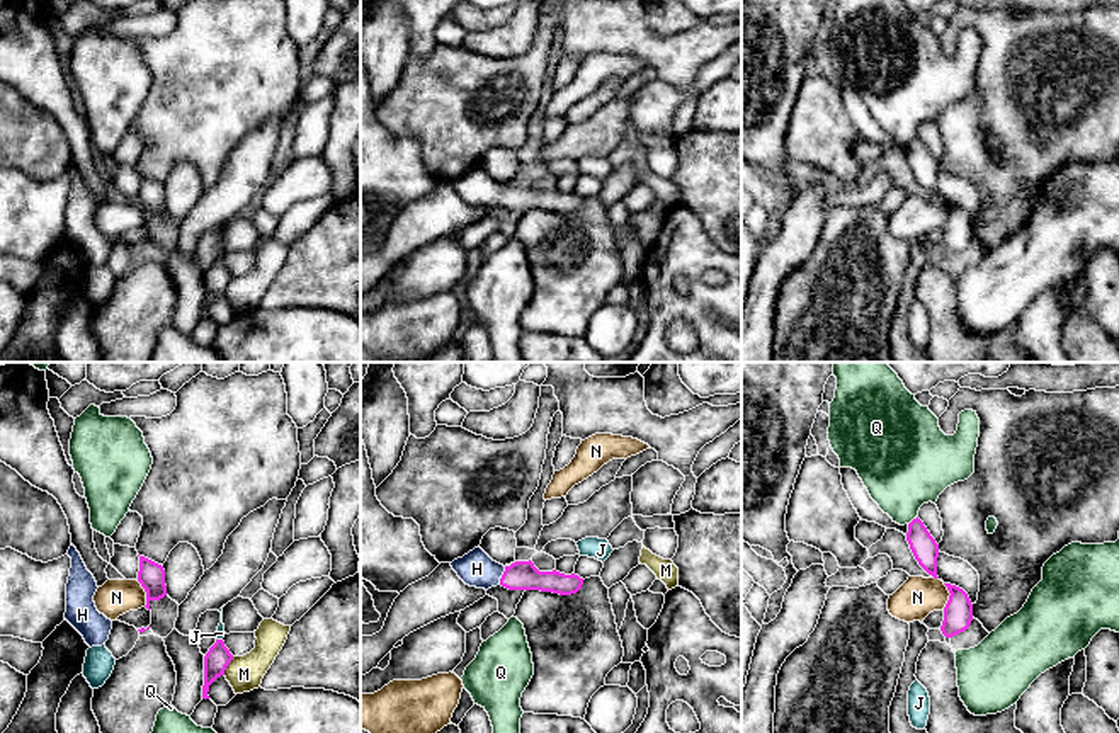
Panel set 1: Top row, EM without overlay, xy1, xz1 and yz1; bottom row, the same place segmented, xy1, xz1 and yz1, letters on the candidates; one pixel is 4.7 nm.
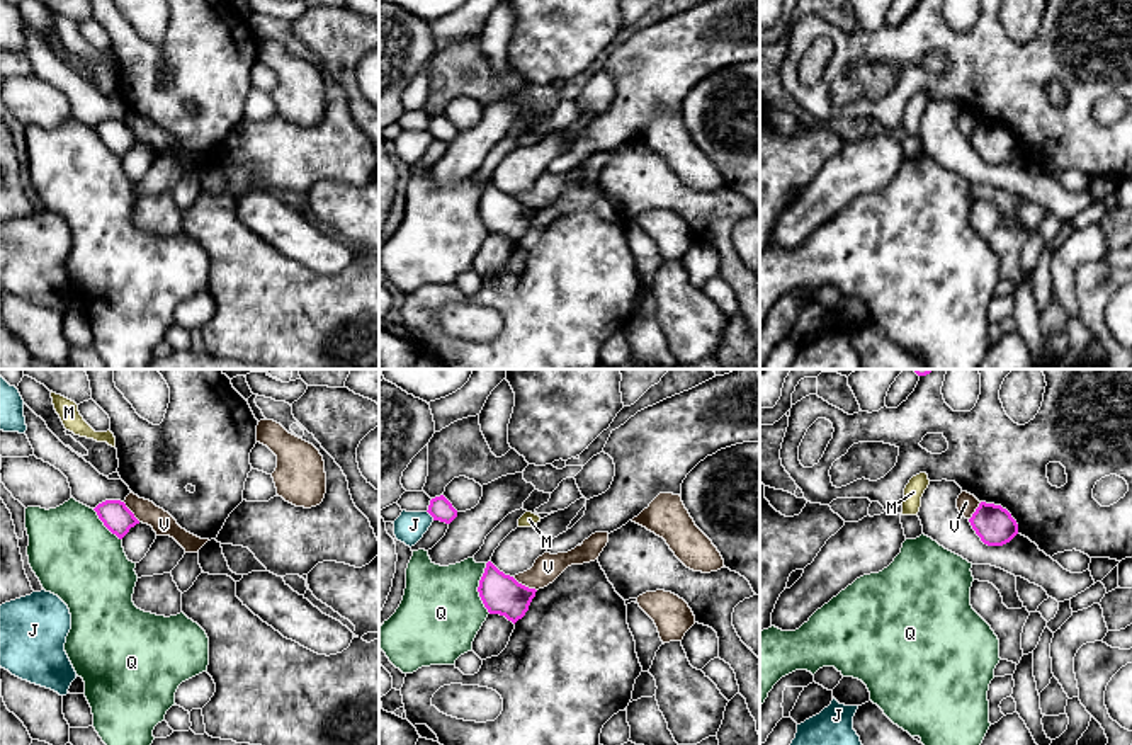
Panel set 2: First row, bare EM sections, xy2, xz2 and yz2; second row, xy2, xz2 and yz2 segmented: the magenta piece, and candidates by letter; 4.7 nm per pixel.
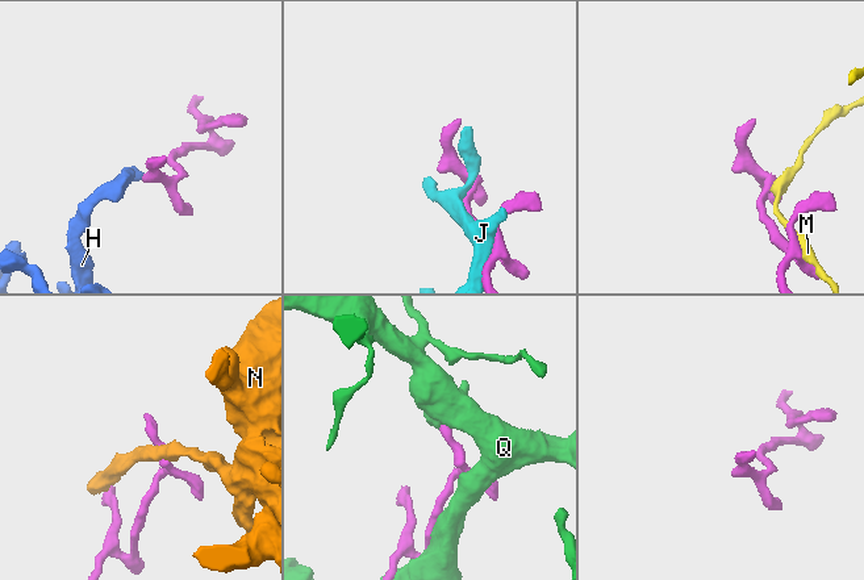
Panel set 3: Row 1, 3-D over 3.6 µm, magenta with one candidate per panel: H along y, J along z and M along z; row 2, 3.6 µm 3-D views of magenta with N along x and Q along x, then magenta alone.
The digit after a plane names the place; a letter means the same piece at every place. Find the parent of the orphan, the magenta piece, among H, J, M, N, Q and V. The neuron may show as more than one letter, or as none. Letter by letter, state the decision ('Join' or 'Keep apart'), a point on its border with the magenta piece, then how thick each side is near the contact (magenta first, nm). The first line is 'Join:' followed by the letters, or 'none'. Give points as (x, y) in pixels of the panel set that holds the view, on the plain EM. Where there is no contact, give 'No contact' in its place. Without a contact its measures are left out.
Join: H
H: Join. Touches magenta at xz1 (502, 194). Thickness 140 nm (magenta) against 170 nm
J: Keep apart. Touches magenta at xz2 (430, 133). Thickness 110 nm (magenta) against 140 nm
M: Keep apart. Touches magenta at xy1 (228, 283). Thickness 120 nm (magenta) against 160 nm
N: Keep apart. Touches magenta at xy1 (147, 213). Thickness 130 nm (magenta) against 170 nm
Q: Keep apart. Touches magenta at xz2 (478, 208). Thickness 190 nm (magenta) against 380 nm
V: Keep apart. Touches magenta at xz2 (524, 204). Thickness 190 nm (magenta) against 130 nm

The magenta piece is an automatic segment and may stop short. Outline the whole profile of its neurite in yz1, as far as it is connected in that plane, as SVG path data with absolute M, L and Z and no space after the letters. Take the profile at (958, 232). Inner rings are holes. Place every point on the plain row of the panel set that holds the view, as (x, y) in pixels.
M951 202L944 204L951 214L944 226L944 240L940 250L946 257L952 257L969 247L973 240L973 223L963 207Z

